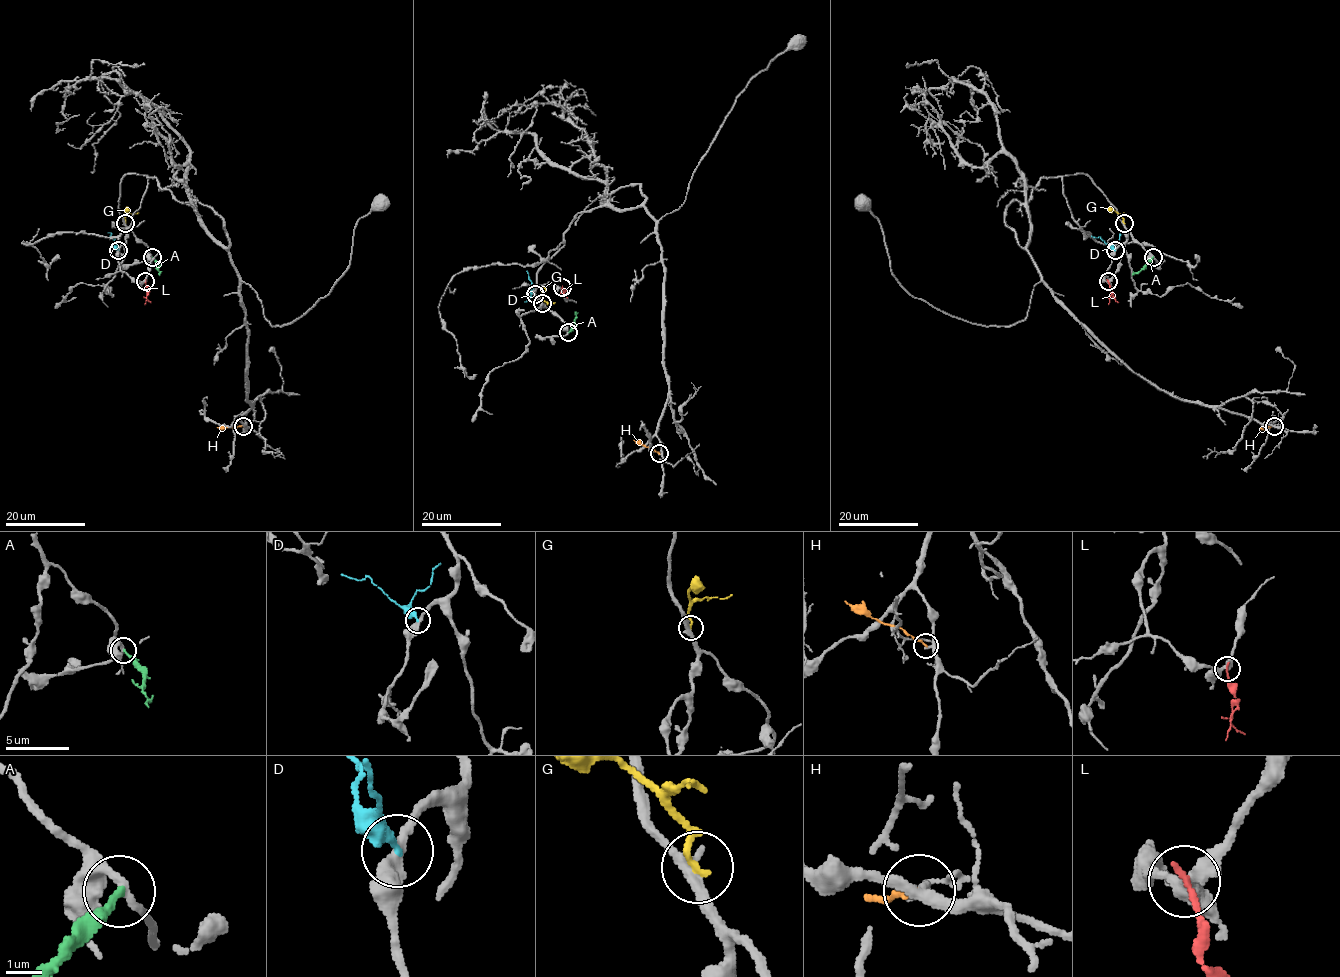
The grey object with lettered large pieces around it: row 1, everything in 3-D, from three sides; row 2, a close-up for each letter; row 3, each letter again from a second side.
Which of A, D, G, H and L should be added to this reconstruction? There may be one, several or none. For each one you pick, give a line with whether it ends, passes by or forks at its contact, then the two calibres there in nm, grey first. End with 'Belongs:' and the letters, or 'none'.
Belongs: none

